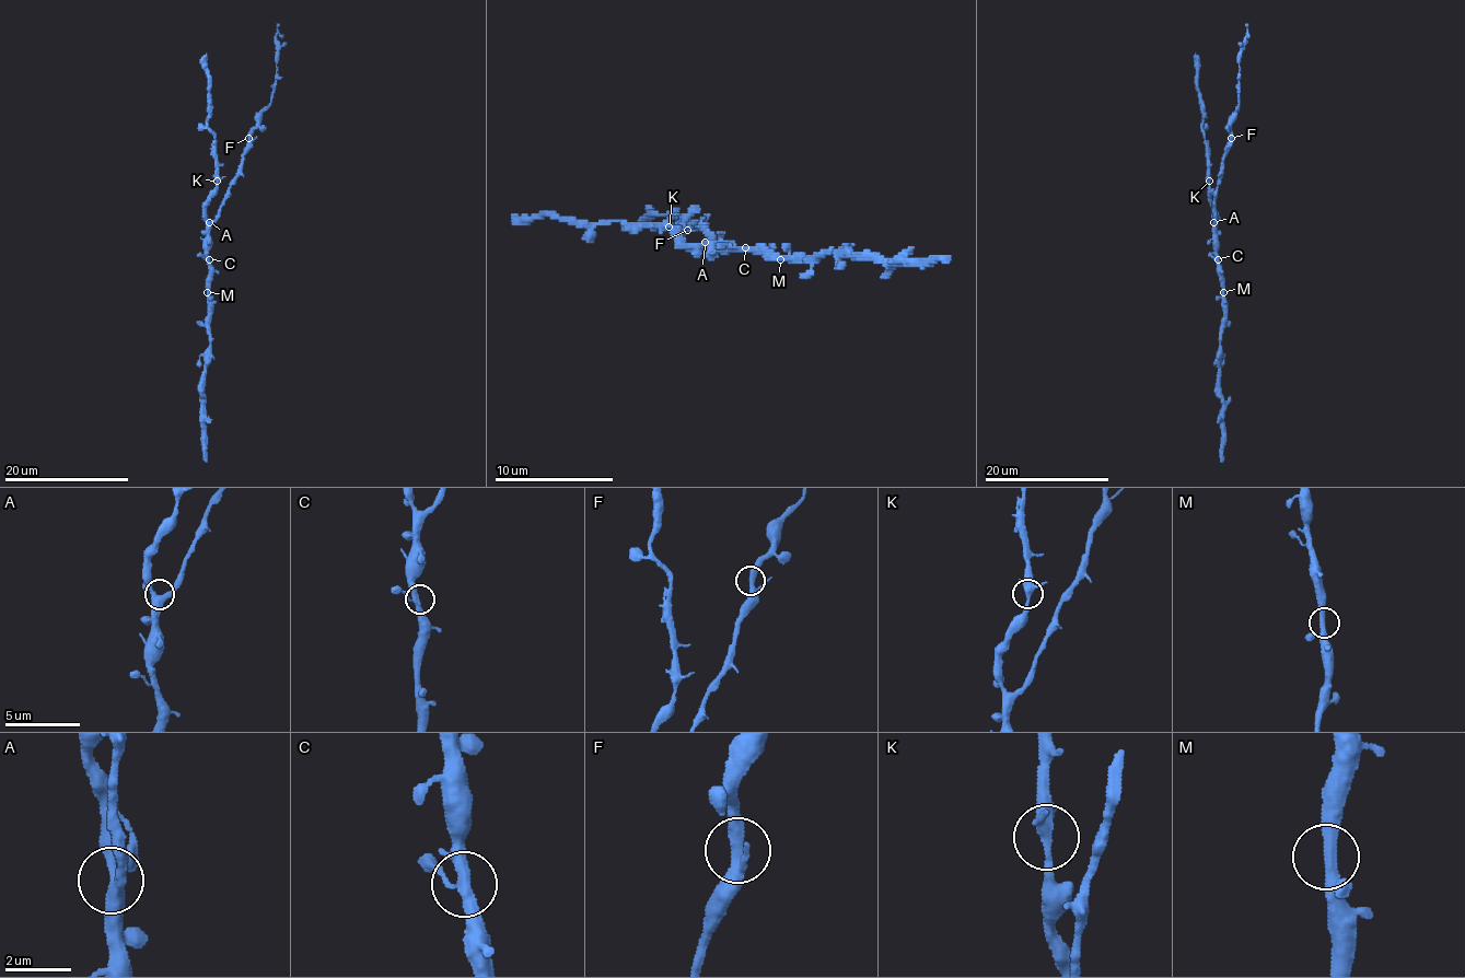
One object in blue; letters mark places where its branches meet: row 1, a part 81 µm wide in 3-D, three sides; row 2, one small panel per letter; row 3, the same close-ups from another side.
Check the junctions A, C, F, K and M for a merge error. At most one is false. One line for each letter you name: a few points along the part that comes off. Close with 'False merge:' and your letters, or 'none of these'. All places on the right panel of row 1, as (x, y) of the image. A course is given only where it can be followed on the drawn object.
False merge: none of these

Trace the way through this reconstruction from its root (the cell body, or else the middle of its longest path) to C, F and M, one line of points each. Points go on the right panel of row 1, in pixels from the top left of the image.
C: (1216, 230), (1218, 259)
F: (1216, 230), (1214, 194), (1231, 138)
M: (1216, 230), (1217, 264), (1223, 292)

